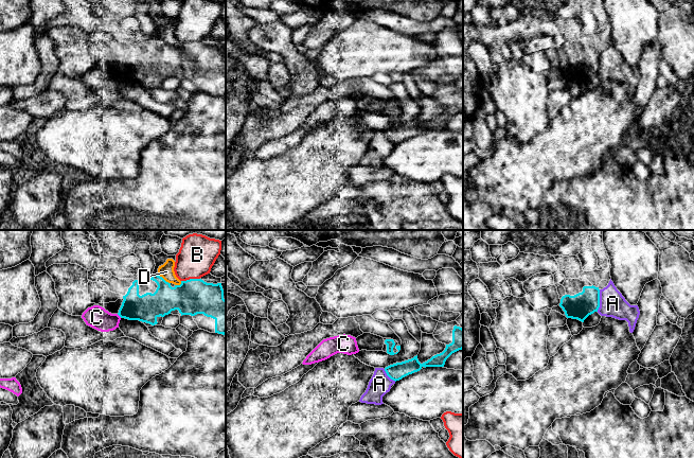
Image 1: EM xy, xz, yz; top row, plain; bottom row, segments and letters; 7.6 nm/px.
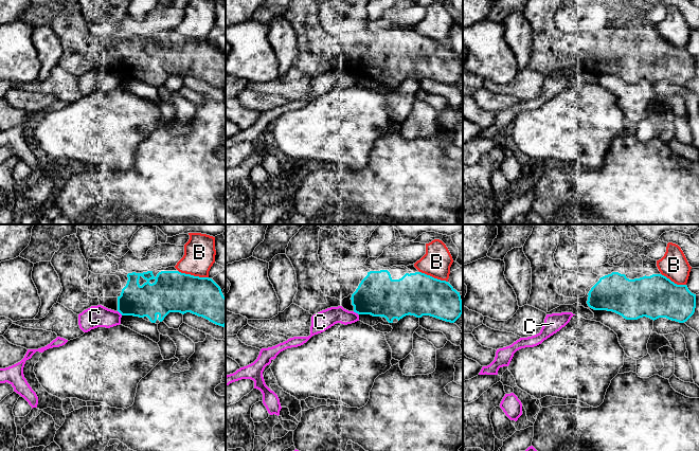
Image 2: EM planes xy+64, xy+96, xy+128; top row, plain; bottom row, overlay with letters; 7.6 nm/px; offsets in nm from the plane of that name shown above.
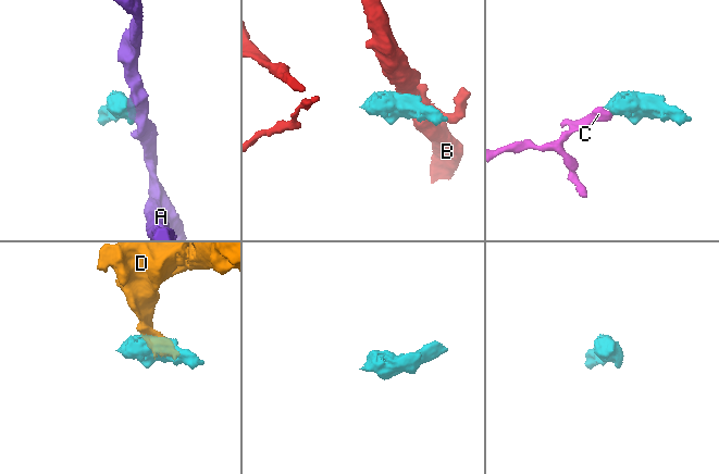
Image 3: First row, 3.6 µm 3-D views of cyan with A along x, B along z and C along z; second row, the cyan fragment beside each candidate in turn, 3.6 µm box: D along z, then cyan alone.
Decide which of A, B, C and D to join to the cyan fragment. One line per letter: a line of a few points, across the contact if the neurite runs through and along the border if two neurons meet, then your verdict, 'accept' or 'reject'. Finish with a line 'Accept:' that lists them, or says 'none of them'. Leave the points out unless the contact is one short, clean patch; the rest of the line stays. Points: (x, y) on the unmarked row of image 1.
A: yz (600, 52), (600, 69), (597, 73) | reject
B: xy (199, 40), (190, 40), (181, 43) | reject
C: reject
D: reject
Accept: none of them

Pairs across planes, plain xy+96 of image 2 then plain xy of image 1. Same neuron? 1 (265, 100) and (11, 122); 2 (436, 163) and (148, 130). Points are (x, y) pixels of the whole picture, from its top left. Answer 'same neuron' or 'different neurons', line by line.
1: different neurons
2: different neurons

